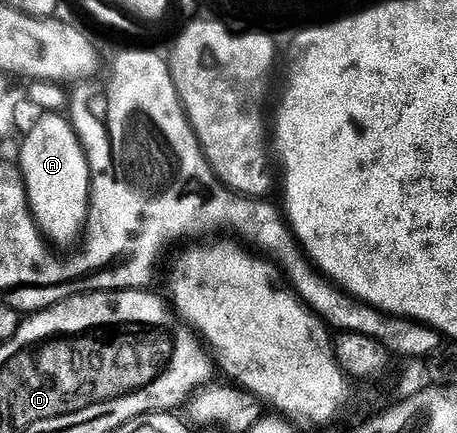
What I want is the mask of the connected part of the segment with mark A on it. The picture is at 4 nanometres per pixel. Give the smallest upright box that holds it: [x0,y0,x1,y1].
[20,113,91,244]

